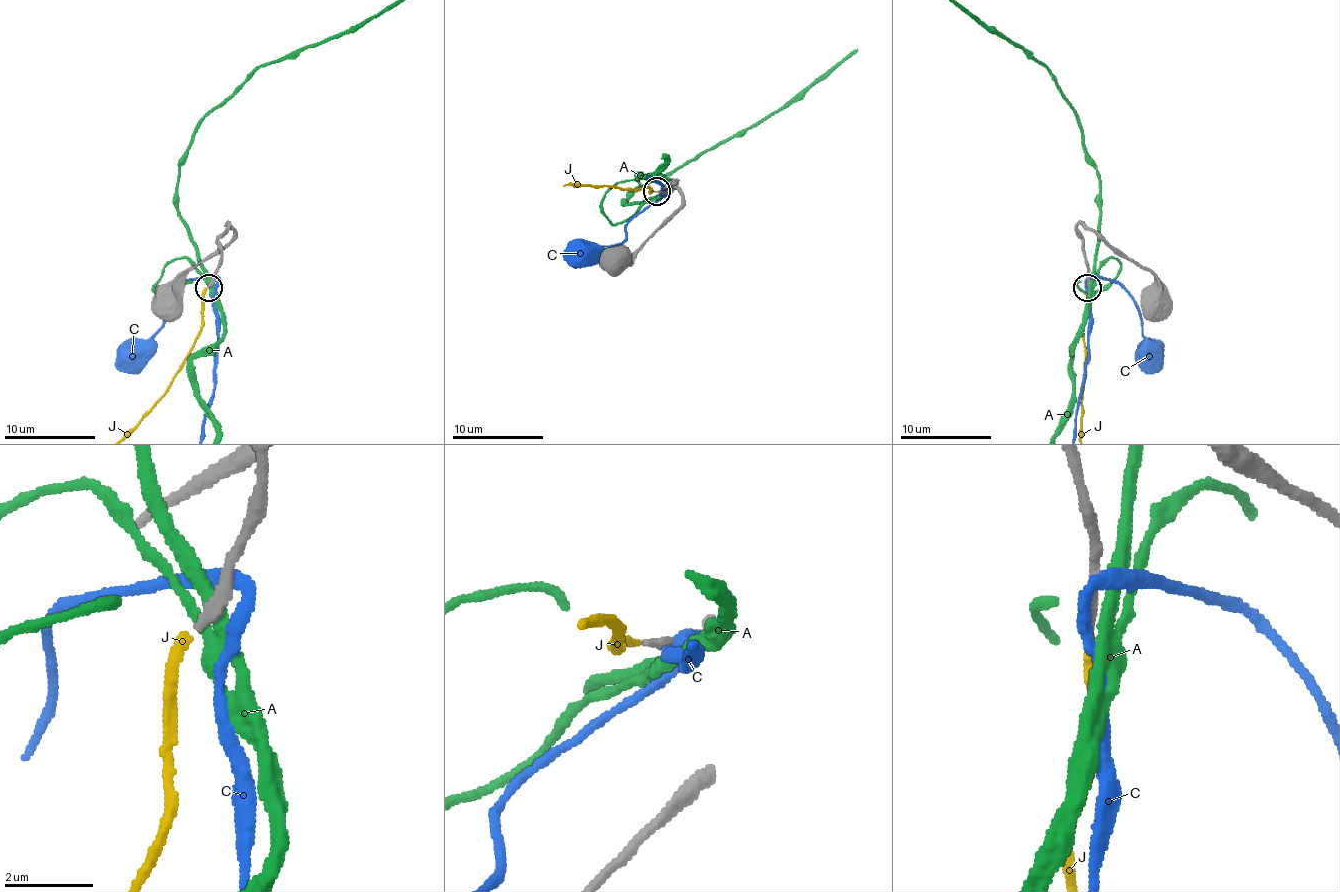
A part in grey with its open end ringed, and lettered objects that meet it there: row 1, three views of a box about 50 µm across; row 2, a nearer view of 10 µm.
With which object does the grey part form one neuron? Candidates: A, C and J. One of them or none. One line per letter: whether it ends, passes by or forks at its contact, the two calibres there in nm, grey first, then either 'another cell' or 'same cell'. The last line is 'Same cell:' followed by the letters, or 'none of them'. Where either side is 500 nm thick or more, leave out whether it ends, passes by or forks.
A: it passes by | 320/360 nm | another cell
C: it passes by | 240/320 nm | another cell
J: it ends | 240/200 nm | same cell
Same cell: J

